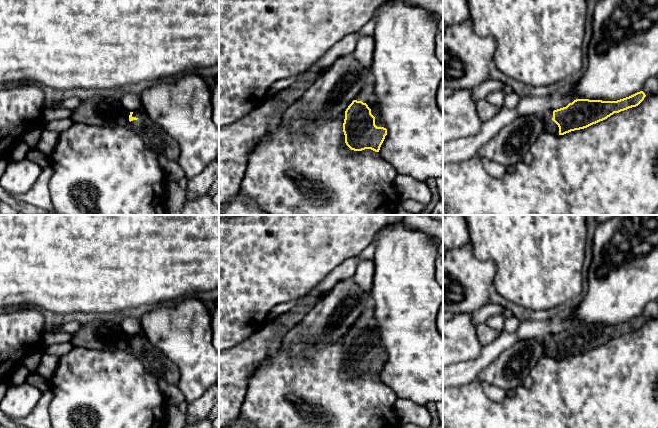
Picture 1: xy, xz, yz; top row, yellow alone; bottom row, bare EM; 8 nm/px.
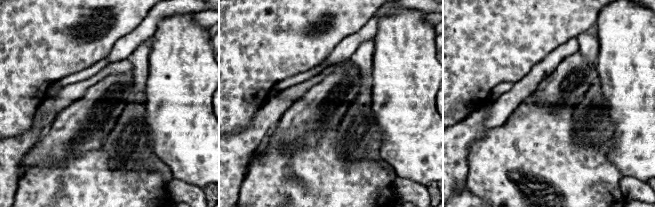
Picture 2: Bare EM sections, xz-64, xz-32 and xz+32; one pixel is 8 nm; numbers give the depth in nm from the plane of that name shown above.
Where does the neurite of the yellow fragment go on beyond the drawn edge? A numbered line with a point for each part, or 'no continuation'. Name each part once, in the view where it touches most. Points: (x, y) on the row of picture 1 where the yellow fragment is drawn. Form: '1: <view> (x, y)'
1: xz (367, 95)

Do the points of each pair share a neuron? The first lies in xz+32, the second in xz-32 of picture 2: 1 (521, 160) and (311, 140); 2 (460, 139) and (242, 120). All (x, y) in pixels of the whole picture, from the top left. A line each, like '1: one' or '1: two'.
1: two
2: two

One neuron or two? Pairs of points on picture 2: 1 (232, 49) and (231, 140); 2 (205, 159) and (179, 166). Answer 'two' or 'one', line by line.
1: two
2: one

